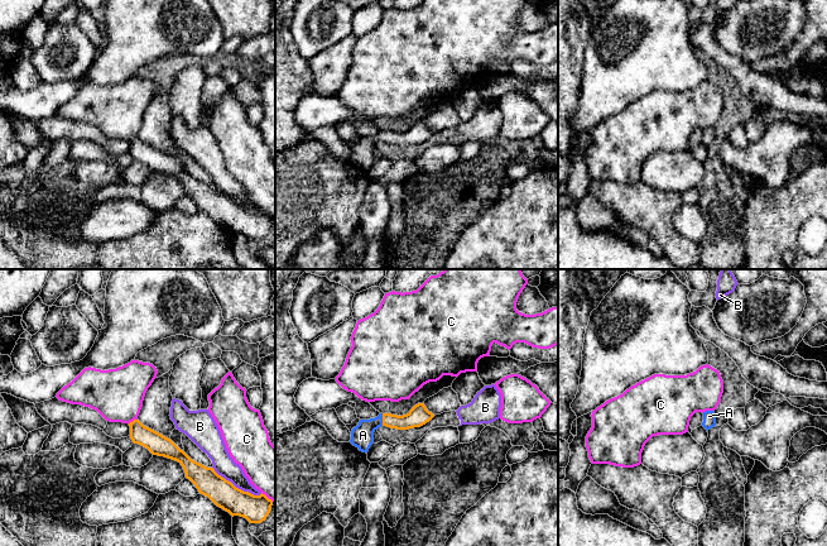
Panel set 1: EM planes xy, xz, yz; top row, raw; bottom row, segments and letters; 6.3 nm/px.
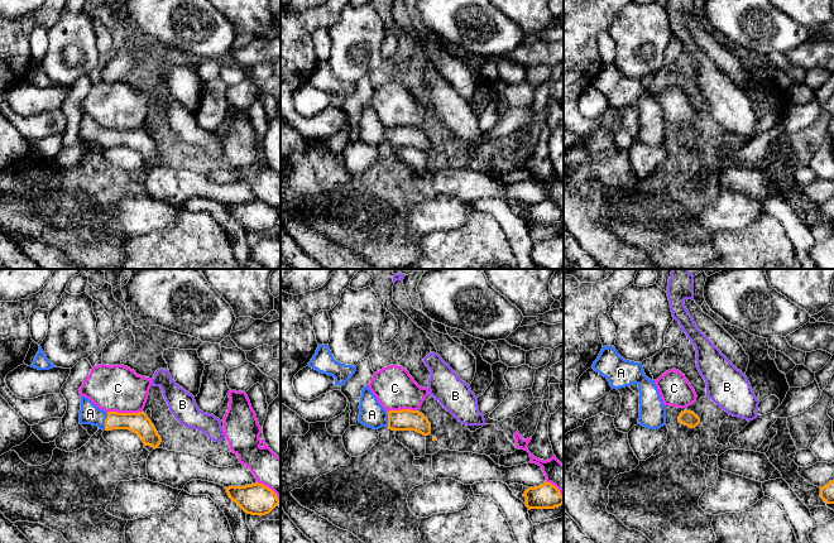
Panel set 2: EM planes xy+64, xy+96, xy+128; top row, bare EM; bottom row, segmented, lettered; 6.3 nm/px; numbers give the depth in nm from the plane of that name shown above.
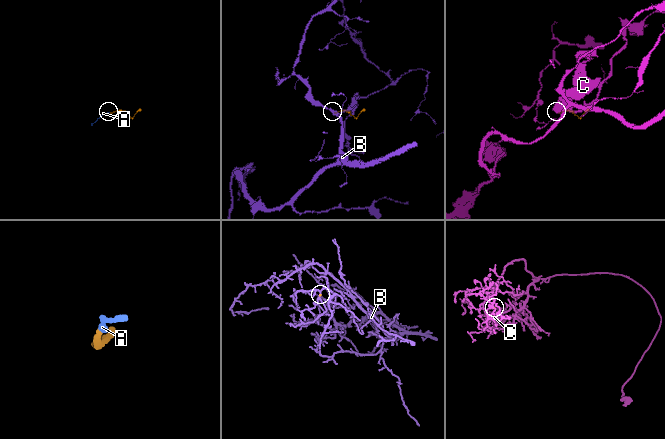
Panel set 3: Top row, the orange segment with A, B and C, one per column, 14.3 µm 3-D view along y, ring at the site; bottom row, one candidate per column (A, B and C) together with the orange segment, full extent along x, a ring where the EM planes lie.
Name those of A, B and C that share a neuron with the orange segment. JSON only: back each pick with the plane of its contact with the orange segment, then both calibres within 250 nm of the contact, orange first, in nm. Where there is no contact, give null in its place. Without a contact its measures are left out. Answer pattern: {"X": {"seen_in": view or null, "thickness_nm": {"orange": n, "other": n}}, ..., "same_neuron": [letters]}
{"A": {"seen_in": "xz", "thickness_nm": {"orange": 130, "other": 140}}, "same_neuron": ["A"]}

